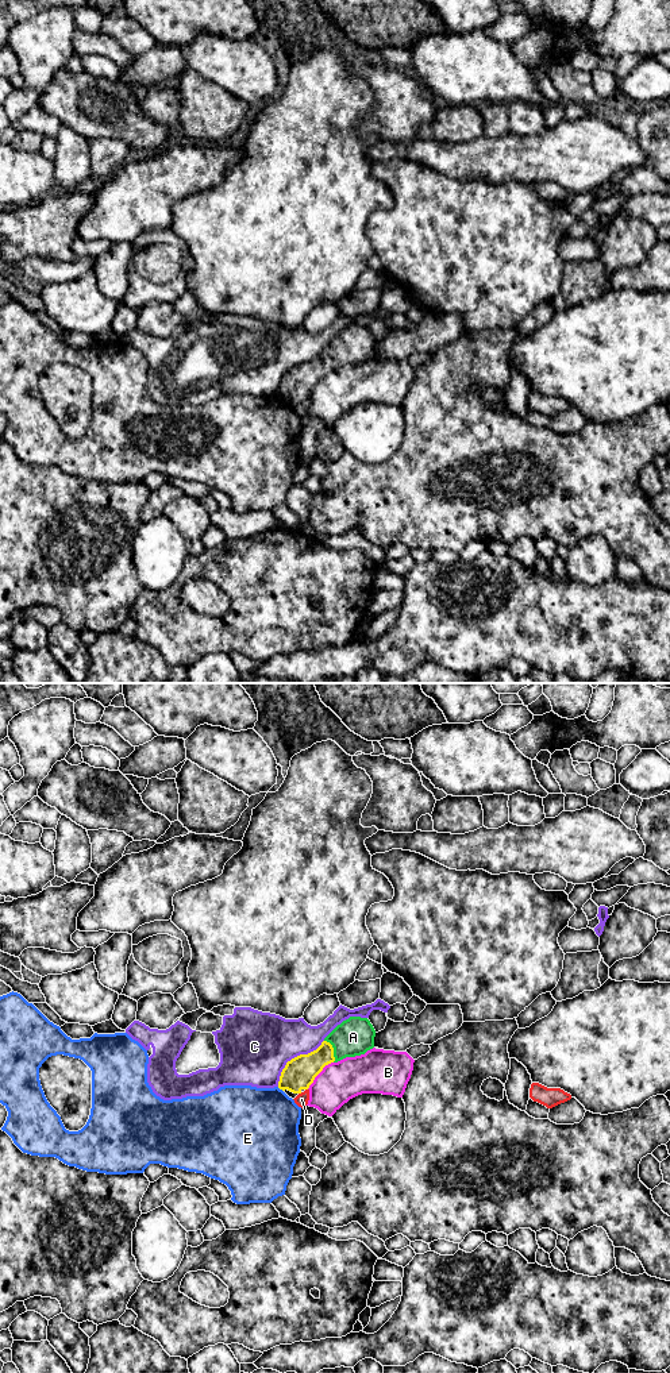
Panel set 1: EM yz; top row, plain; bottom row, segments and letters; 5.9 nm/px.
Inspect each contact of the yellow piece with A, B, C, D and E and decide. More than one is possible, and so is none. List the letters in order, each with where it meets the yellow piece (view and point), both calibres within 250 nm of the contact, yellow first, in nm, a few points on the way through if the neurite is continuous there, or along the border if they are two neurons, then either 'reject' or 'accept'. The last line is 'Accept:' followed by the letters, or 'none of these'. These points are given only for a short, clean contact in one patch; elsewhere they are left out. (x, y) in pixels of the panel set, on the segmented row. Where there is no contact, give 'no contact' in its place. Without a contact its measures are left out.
A: meets yellow in yz at (332, 1051); 190 nm thick on the yellow side, 220 nm on the other; runs through yz (299, 1073), (332, 1051), (341, 1042), (353, 1037); accept
B: meets yellow in yz at (319, 1072); 190 nm thick on the yellow side, 240 nm on the other; reject
C: meets yellow in yz at (295, 1057); 190 nm thick on the yellow side, 420 nm on the other; reject
D: no contact; reject
E: meets yellow in yz at (280, 1088); 190 nm thick on the yellow side, 440 nm on the other; reject
Accept: A

